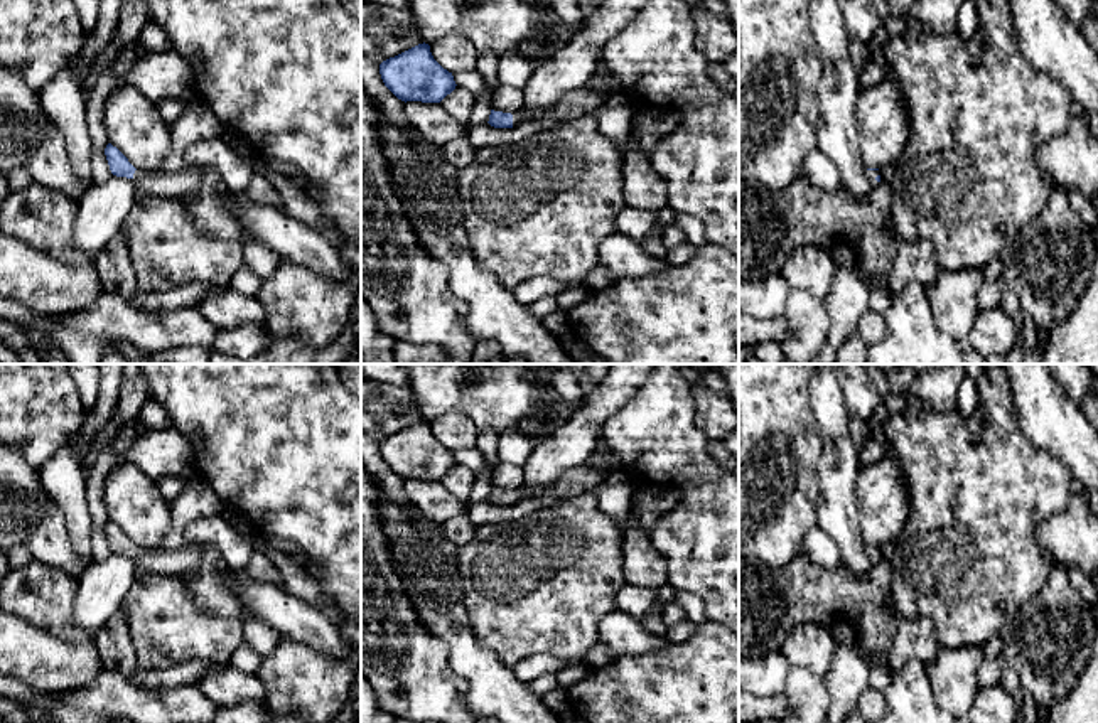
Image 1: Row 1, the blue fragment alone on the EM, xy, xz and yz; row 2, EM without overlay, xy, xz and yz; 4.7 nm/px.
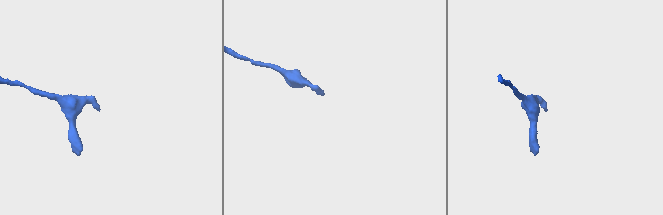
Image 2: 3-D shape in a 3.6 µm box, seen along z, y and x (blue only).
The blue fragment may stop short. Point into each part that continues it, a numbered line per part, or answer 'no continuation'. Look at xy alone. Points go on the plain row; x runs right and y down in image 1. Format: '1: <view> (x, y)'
1: xy (186, 560)

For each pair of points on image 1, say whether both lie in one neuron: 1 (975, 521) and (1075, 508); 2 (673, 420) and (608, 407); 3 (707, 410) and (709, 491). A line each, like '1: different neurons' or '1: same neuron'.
1: different neurons
2: different neurons
3: different neurons

